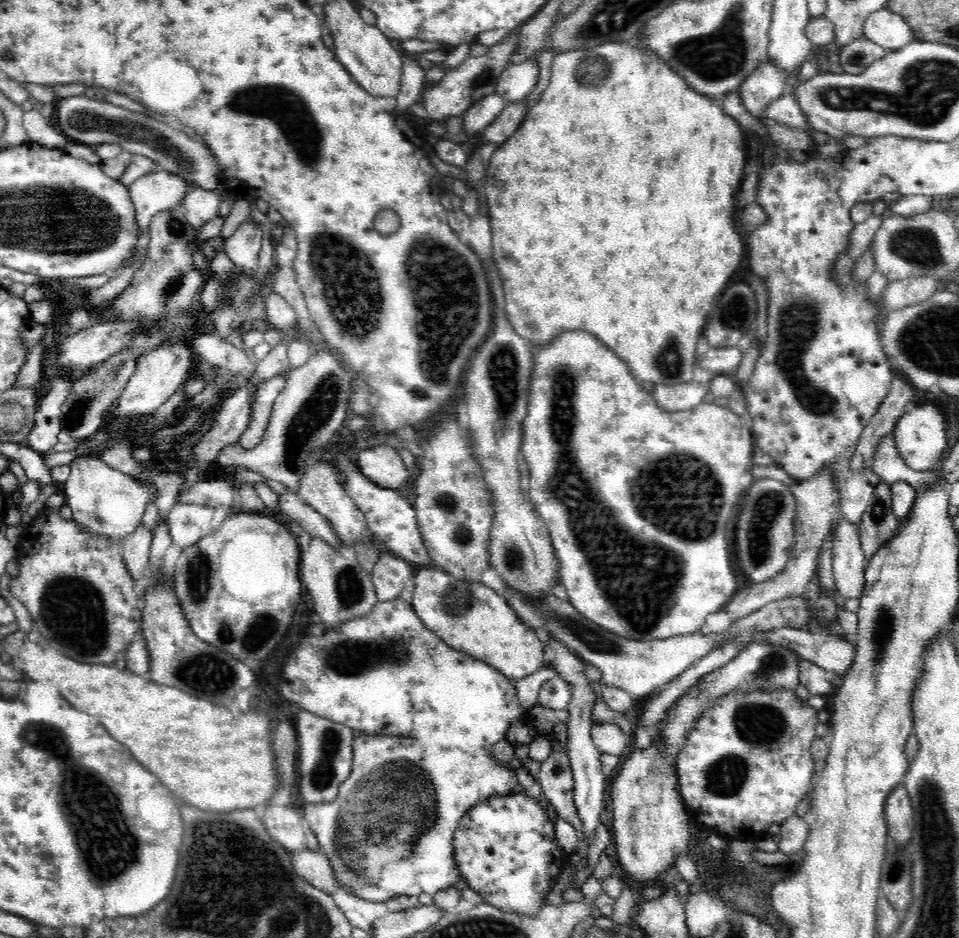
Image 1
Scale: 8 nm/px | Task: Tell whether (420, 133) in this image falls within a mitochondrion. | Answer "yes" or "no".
no

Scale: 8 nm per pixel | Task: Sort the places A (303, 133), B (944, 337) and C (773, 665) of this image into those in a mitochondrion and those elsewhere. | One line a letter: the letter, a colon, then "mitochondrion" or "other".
A: mitochondrion
B: mitochondrion
C: mitochondrion

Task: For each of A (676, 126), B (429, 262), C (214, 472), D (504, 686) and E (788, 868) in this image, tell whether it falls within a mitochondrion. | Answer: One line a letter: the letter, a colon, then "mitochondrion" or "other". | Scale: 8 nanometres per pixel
A: other
B: mitochondrion
C: other
D: other
E: other

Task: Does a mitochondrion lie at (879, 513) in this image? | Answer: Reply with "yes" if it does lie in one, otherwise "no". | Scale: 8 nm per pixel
yes

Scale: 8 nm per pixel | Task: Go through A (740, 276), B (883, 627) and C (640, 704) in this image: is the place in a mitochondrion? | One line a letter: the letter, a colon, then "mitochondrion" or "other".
A: other
B: mitochondrion
C: other

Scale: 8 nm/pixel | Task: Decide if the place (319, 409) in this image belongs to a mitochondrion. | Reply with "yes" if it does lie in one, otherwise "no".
yes

